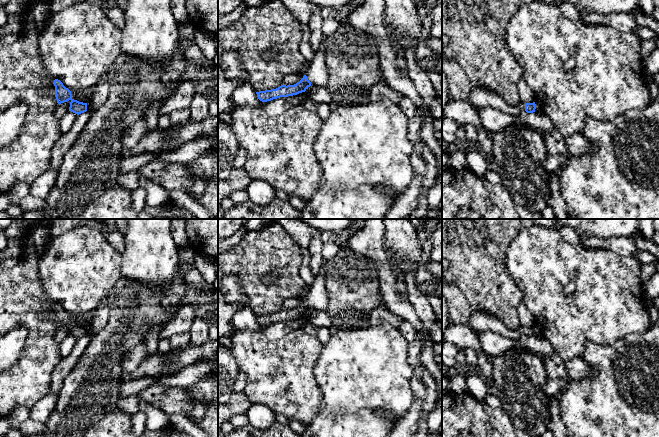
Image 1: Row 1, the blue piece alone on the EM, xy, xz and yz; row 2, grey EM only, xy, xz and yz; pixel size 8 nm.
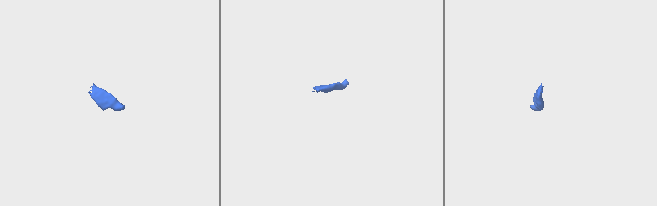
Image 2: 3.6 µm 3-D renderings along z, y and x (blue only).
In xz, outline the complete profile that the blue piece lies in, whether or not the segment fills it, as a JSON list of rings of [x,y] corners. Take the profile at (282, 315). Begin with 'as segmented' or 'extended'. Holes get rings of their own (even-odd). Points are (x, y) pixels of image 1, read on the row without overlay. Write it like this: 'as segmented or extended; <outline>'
extended; [[[326,261],[322,264],[319,273],[315,276],[311,290],[306,294],[303,302],[294,309],[281,309],[276,313],[256,316],[262,326],[271,325],[280,321],[288,321],[305,316],[310,310],[326,312],[328,297],[324,282],[326,272]]]

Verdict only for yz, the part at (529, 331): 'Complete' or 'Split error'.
Split error

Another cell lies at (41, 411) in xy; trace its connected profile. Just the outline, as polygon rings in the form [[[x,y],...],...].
[[[49,392],[30,409],[30,418],[45,423],[53,412],[57,399],[58,394]]]

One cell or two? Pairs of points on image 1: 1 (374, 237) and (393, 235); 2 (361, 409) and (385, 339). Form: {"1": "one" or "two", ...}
{"1": "two", "2": "one"}

